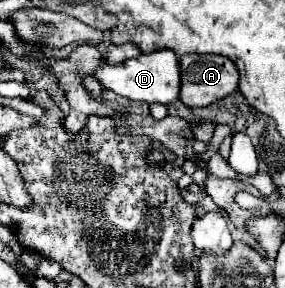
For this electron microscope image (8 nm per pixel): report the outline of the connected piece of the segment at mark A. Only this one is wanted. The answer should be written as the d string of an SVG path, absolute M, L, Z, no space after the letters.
M203 53L181 57L183 87L179 99L187 107L207 107L239 85L239 71L235 63L223 55Z

